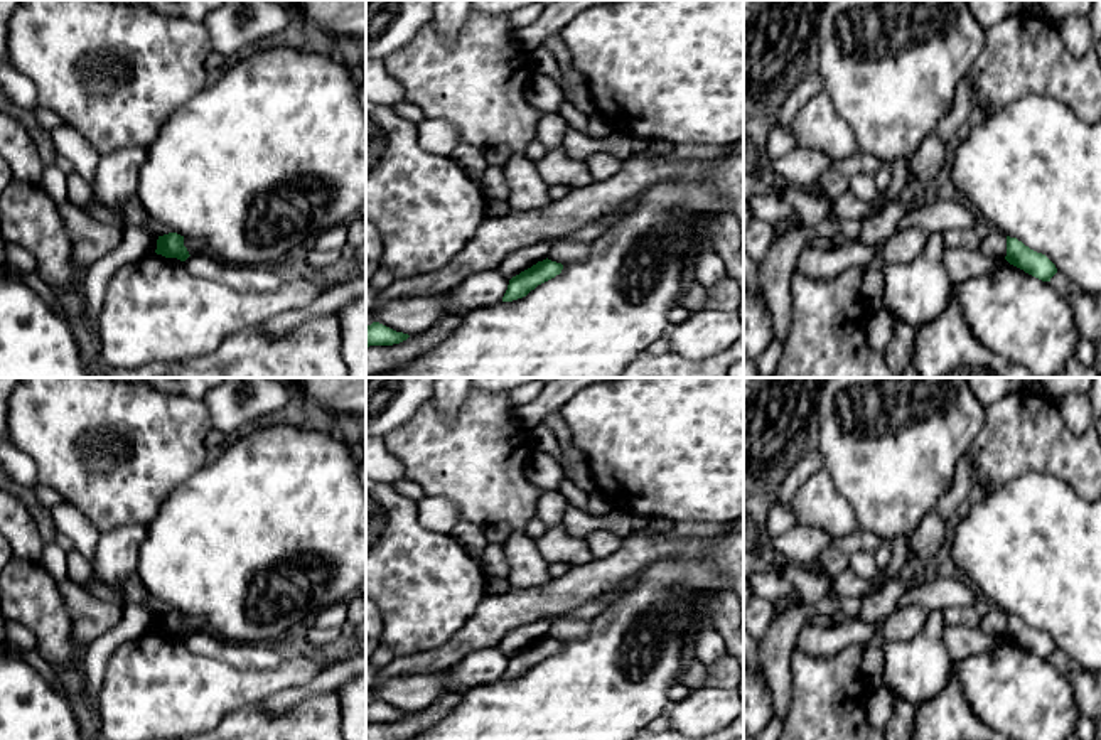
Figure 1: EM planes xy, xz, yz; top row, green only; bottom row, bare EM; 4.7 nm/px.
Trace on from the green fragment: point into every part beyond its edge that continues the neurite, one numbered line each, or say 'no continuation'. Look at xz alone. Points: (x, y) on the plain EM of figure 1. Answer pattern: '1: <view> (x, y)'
no continuation

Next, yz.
no continuation

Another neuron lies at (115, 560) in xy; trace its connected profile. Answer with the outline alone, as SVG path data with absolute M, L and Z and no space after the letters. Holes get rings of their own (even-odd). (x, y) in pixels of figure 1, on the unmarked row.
M130 524L101 533L91 560L96 582L126 590L138 566L138 551L148 524Z

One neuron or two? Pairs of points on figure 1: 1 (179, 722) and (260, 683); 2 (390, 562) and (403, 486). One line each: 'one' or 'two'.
1: one
2: two

